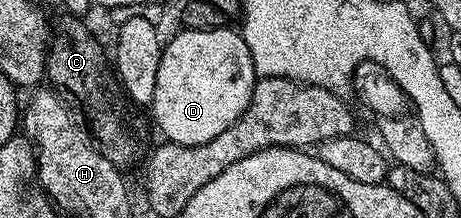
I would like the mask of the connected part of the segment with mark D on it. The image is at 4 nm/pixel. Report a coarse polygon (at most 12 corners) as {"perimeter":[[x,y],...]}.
{"perimeter":[[238,30],[166,40],[149,106],[201,145],[245,113],[257,76]]}

